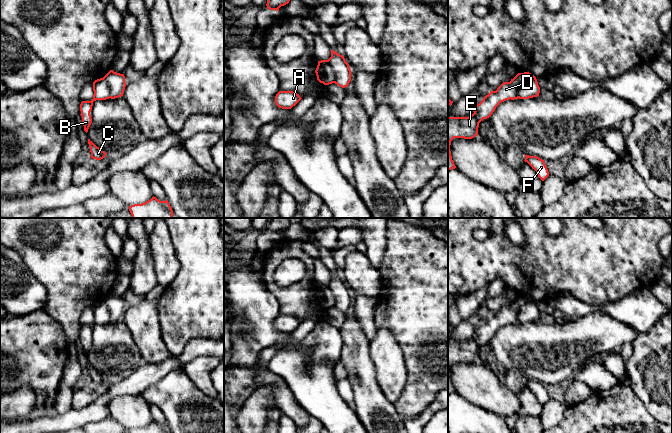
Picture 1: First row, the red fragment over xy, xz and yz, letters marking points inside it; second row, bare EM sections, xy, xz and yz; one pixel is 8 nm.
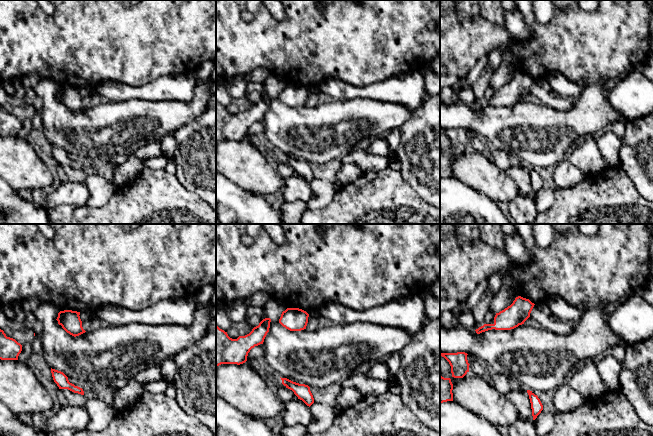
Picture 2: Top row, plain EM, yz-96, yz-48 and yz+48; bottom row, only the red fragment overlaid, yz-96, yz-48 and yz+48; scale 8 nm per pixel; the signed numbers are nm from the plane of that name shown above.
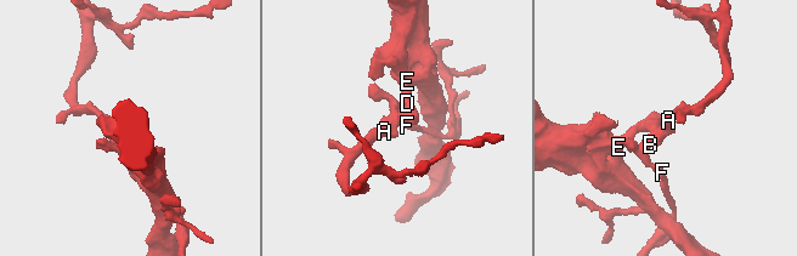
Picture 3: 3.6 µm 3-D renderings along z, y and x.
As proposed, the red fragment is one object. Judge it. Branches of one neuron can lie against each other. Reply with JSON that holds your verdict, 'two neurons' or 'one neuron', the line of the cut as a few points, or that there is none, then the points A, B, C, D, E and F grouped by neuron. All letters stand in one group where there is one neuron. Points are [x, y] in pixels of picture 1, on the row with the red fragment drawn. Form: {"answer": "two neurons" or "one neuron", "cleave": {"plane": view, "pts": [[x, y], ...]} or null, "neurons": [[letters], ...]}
{"answer": "two neurons", "cleave": {"plane": "yz", "pts": [[535, 78], [527, 78], [520, 85], [517, 97]]}, "neurons": [["A", "B", "C", "F"], ["D", "E"]]}

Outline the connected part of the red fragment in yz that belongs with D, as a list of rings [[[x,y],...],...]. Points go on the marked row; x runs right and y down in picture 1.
[[[518,73],[510,82],[502,83],[496,91],[490,91],[483,100],[475,105],[475,111],[468,117],[448,117],[448,170],[455,169],[450,145],[454,138],[472,139],[478,135],[479,123],[489,118],[496,107],[506,100],[518,99],[518,89],[528,78],[536,77],[529,73]]]

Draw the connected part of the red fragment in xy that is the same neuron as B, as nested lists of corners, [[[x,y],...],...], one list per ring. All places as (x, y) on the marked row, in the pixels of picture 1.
[[[104,77],[93,82],[93,91],[93,99],[91,101],[82,101],[80,104],[80,115],[82,116],[84,131],[86,133],[92,123],[90,112],[92,110],[93,102],[110,98],[110,89]]]

